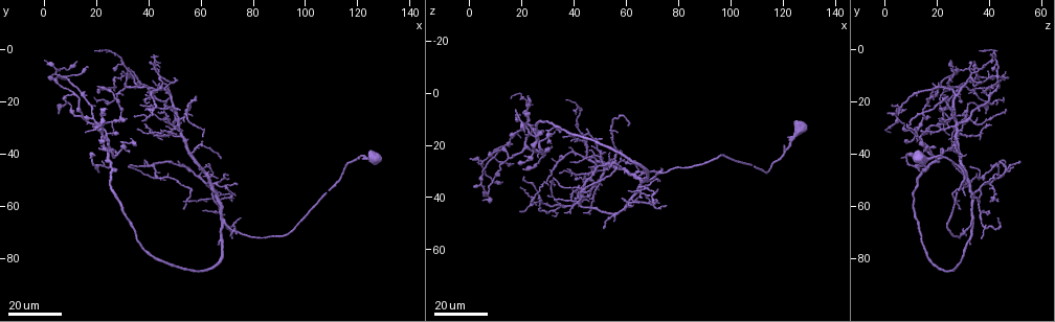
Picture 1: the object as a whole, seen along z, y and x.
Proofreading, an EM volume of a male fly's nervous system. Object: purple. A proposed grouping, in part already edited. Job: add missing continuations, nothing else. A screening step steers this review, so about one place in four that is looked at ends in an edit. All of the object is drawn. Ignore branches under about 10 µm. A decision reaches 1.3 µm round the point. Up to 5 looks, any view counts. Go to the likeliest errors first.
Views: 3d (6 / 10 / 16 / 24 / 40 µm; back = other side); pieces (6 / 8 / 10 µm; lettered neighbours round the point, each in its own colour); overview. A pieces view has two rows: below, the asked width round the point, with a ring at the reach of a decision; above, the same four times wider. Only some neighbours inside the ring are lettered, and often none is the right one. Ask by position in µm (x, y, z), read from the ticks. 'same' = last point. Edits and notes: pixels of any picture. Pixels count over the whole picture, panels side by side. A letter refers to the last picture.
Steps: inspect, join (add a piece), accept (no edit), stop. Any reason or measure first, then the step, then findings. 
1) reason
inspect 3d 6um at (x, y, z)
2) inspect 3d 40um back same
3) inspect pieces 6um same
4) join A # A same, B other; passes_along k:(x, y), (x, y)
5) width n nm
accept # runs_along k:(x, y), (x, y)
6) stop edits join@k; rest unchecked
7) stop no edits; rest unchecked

tapers out
inspect 3d 16um at (46, 15, 42)

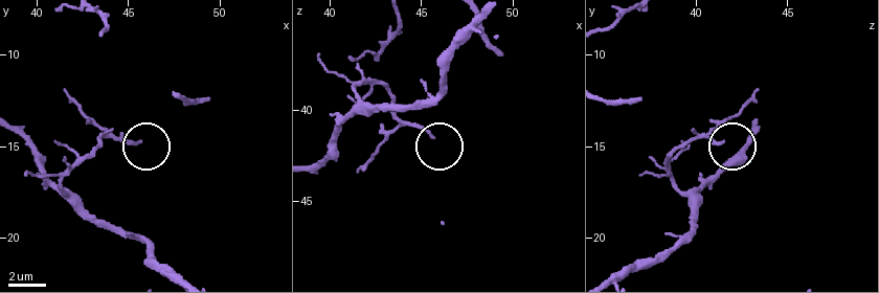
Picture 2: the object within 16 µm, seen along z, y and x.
inspect pieces 8um at (45.4, 14.8, 41.3)

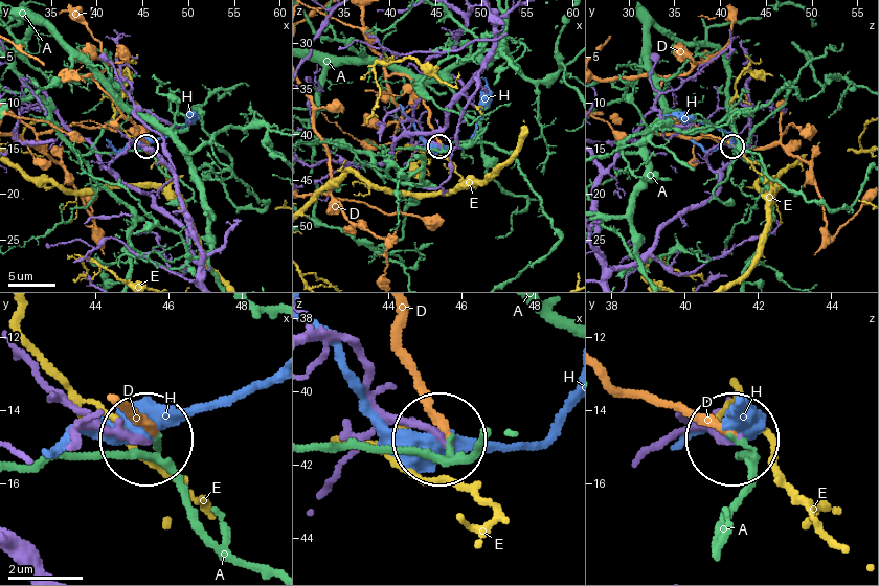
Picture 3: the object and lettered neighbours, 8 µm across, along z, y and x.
accept # A other, D other, E other, H other; runs_along 3:(318, 342), (356, 352), (384, 408), (437, 433); none of them fits

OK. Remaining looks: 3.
branch stops here
inspect 3d 16um at (2, 10, 35)

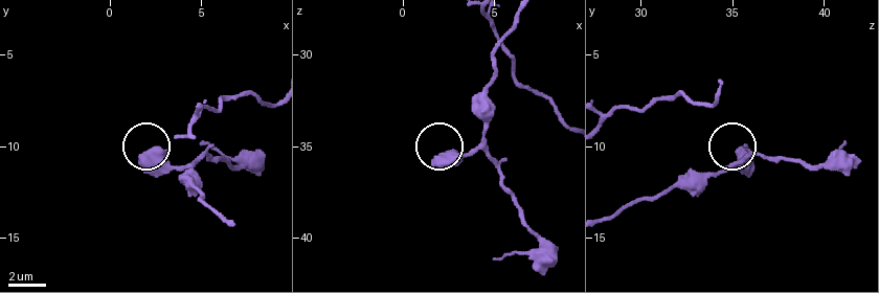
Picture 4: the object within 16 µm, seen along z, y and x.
inspect pieces 10um at (1.8, 10.7, 35.8)

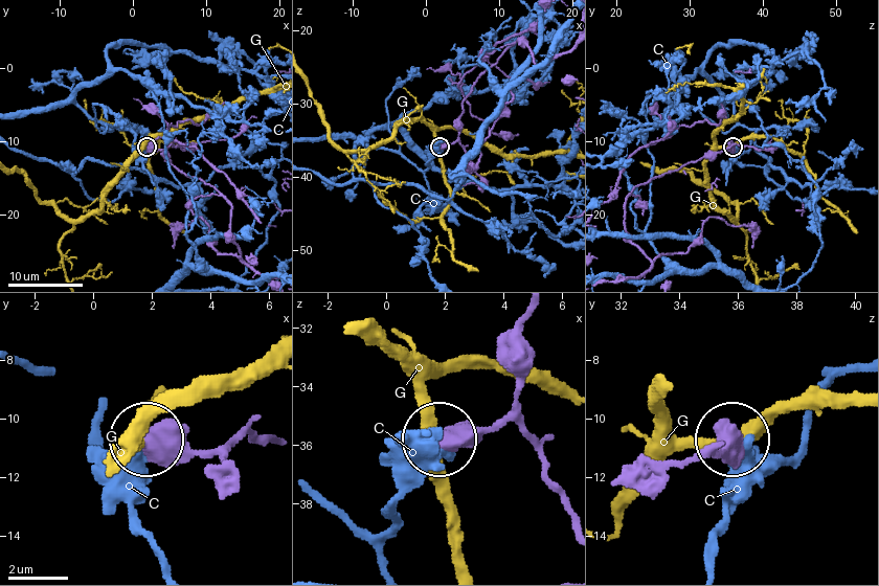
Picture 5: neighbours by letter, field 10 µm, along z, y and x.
accept # C other, G other; runs_along 5:(229, 474), (209, 454), (172, 452), (152, 440); none of them fits

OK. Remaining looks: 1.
stop no edits; rest unchecked

